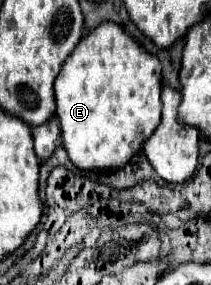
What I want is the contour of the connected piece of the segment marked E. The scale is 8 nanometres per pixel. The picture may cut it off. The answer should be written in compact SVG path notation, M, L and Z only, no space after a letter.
M101 23L95 27L65 61L55 79L57 117L61 125L63 147L77 169L109 171L121 169L143 149L145 139L153 135L161 121L161 63L157 57L137 45L117 23Z

